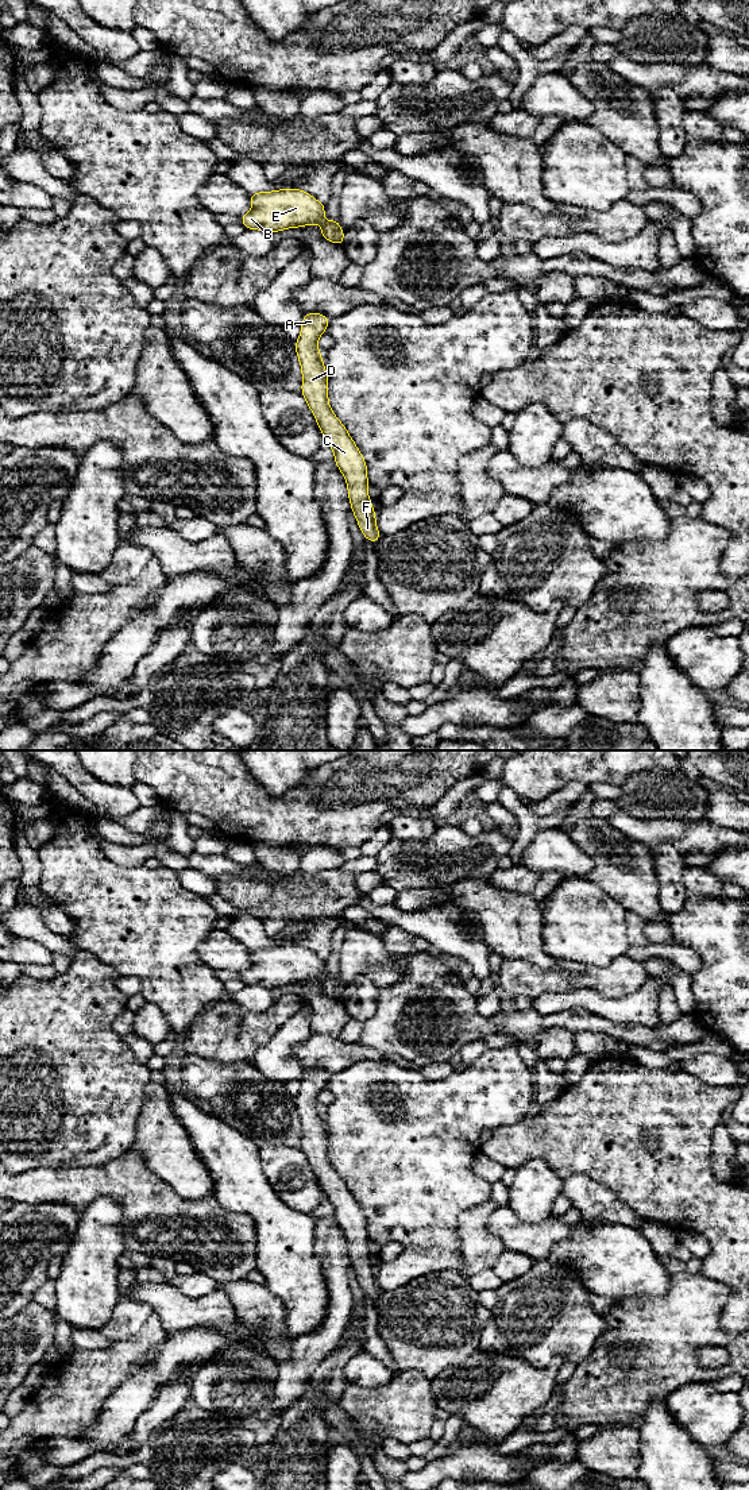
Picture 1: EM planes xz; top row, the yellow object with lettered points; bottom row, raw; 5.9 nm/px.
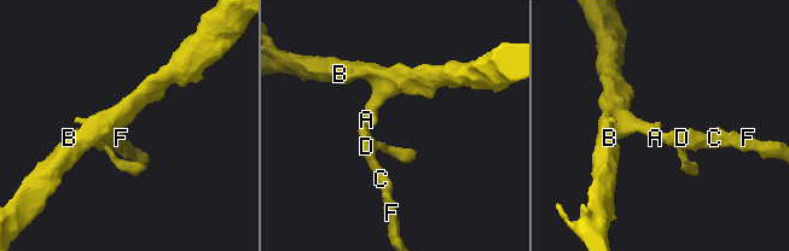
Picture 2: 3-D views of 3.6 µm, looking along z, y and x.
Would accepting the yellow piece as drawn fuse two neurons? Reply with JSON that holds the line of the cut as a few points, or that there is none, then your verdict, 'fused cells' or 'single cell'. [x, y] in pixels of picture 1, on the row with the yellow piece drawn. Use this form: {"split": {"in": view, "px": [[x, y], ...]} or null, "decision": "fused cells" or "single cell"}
{"split": null, "decision": "single cell"}

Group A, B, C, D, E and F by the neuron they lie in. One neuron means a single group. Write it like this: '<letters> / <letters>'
A B C D E F

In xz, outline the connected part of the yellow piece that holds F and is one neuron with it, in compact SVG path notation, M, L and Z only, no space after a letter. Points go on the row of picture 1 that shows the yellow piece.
M310 312L304 314L300 324L301 336L294 341L294 348L302 372L301 394L309 405L325 443L335 453L333 463L344 475L351 512L356 517L362 534L377 545L382 534L377 529L375 510L367 491L366 460L347 428L331 410L328 401L328 374L317 347L317 339L327 332L329 323L329 317Z

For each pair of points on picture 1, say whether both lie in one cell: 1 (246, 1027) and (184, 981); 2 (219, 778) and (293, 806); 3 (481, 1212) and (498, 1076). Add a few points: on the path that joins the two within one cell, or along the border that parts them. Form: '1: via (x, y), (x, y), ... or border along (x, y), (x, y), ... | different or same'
1: border along (227, 995), (212, 1002), (189, 1025) | different
2: via (238, 796), (247, 806), (274, 806) | same
3: border along (490, 1197), (467, 1208), (456, 1222) | different

